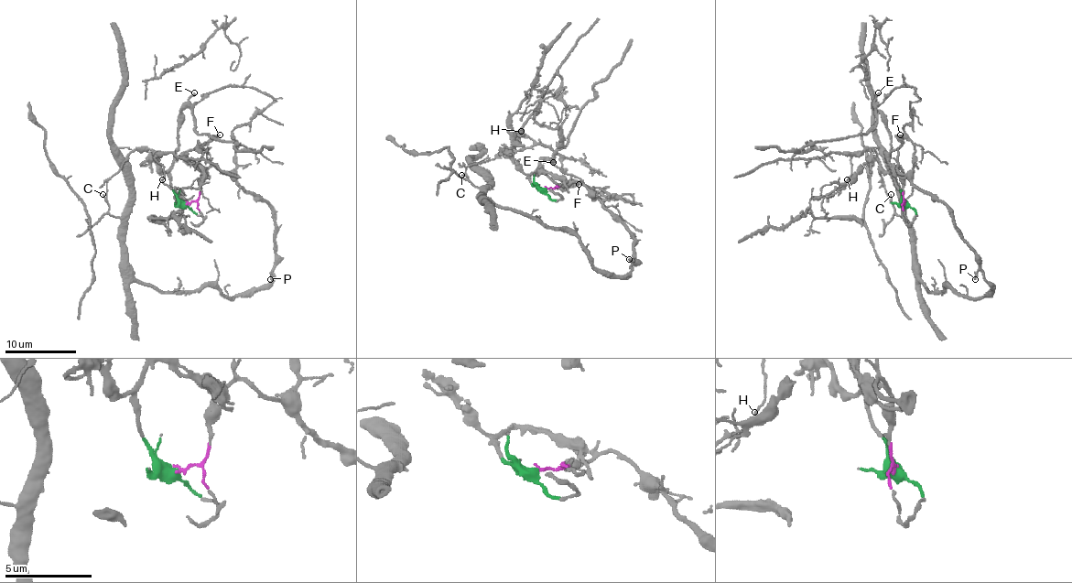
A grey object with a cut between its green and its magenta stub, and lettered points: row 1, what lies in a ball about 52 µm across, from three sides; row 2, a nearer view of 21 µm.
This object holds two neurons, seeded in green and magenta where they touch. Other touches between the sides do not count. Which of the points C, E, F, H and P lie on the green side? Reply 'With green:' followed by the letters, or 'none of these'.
With green: E, F, H

